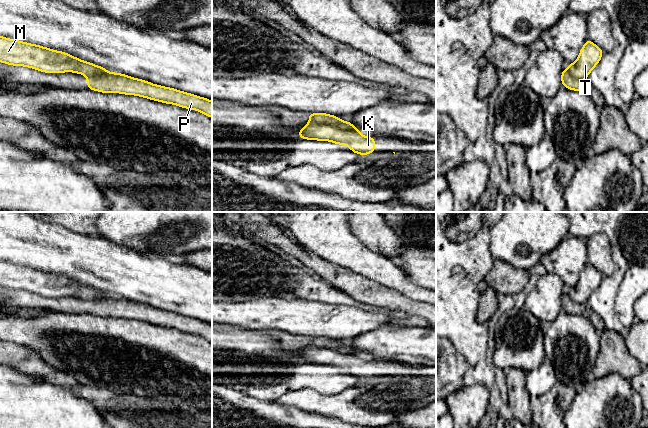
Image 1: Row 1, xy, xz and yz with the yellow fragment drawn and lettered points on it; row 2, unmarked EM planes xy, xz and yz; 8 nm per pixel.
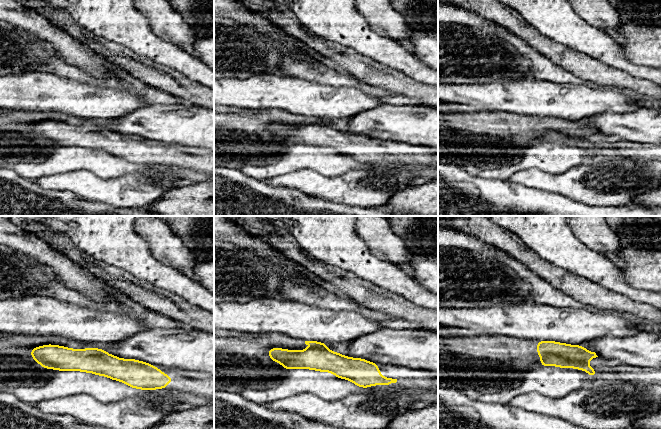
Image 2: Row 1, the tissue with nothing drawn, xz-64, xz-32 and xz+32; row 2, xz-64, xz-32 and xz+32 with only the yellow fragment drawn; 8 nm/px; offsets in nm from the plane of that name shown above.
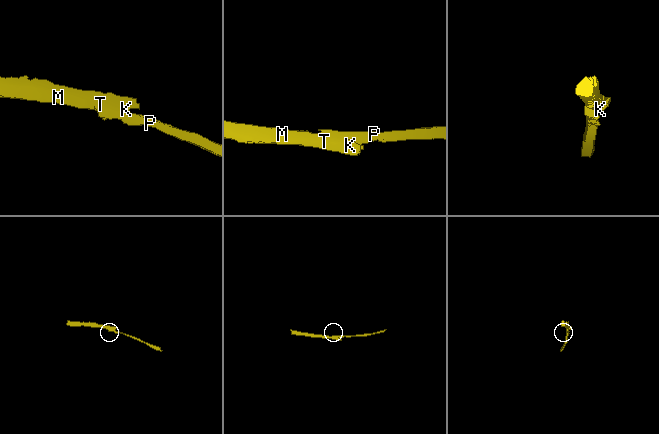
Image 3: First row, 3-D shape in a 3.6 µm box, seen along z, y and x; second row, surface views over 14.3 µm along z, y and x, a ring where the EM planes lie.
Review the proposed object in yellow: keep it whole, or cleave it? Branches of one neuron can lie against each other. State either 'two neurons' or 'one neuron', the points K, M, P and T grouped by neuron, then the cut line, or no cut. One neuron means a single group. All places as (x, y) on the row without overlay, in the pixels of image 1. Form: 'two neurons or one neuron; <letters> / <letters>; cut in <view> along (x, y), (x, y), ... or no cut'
two neurons; K M T / P; cut in xz along (310, 345), (332, 348), (343, 353), (357, 355)

